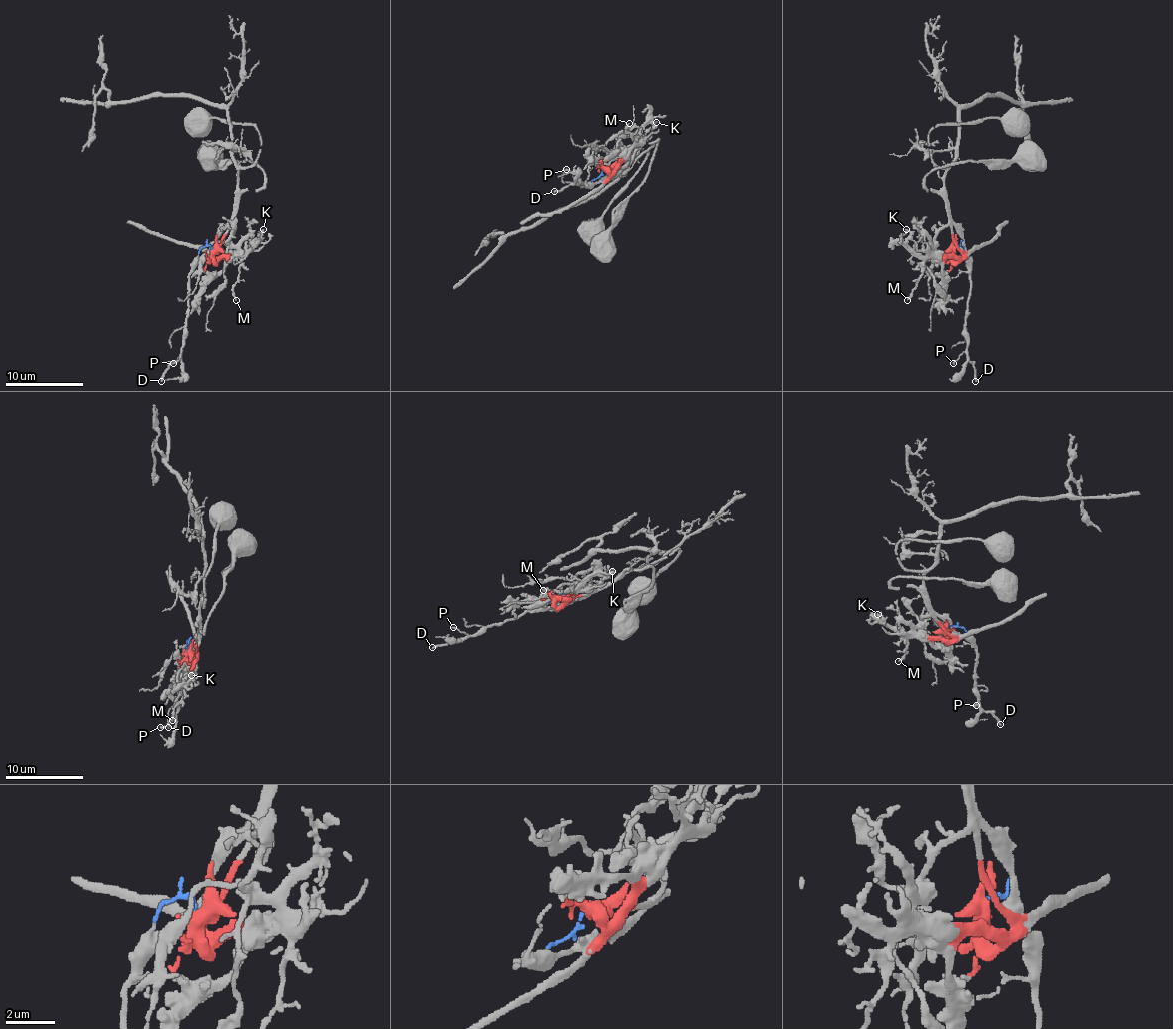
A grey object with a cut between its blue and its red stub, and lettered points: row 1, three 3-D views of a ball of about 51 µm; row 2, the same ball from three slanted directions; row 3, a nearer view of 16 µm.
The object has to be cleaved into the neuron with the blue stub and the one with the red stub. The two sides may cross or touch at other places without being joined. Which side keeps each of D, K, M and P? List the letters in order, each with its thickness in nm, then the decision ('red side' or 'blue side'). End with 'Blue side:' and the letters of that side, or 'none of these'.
D: calibre 170 nm; blue side
K: calibre 130 nm; red side
M: calibre 140 nm; red side
P: calibre 120 nm; blue side
Blue side: D, P

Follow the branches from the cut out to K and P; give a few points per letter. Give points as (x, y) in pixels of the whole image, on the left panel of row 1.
K: (211, 250), (242, 256), (264, 229)
P: (211, 248), (203, 246), (199, 250), (197, 264), (190, 276), (184, 346), (180, 358), (172, 364)

